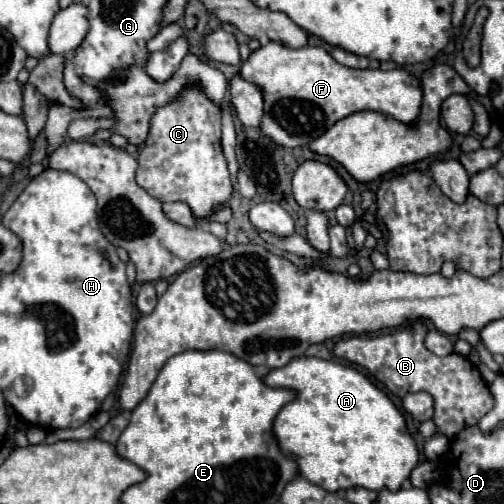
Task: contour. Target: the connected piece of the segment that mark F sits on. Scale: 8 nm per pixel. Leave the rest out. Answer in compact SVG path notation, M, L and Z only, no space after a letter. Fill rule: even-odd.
M270 41L268 45L252 51L250 57L240 63L238 75L242 79L240 77L230 79L230 103L232 103L236 117L242 121L244 127L258 127L258 123L260 123L260 131L266 137L270 137L276 145L282 145L288 149L310 145L316 137L320 137L324 131L328 131L336 121L356 113L356 111L370 109L370 111L390 115L402 123L412 123L418 117L420 103L422 103L420 83L408 71L404 71L404 69L392 69L392 71L350 69L350 67L336 63L330 57L330 53L324 51L322 47L312 47L312 45L306 45L300 49L290 49L290 47L280 45L278 41Z

